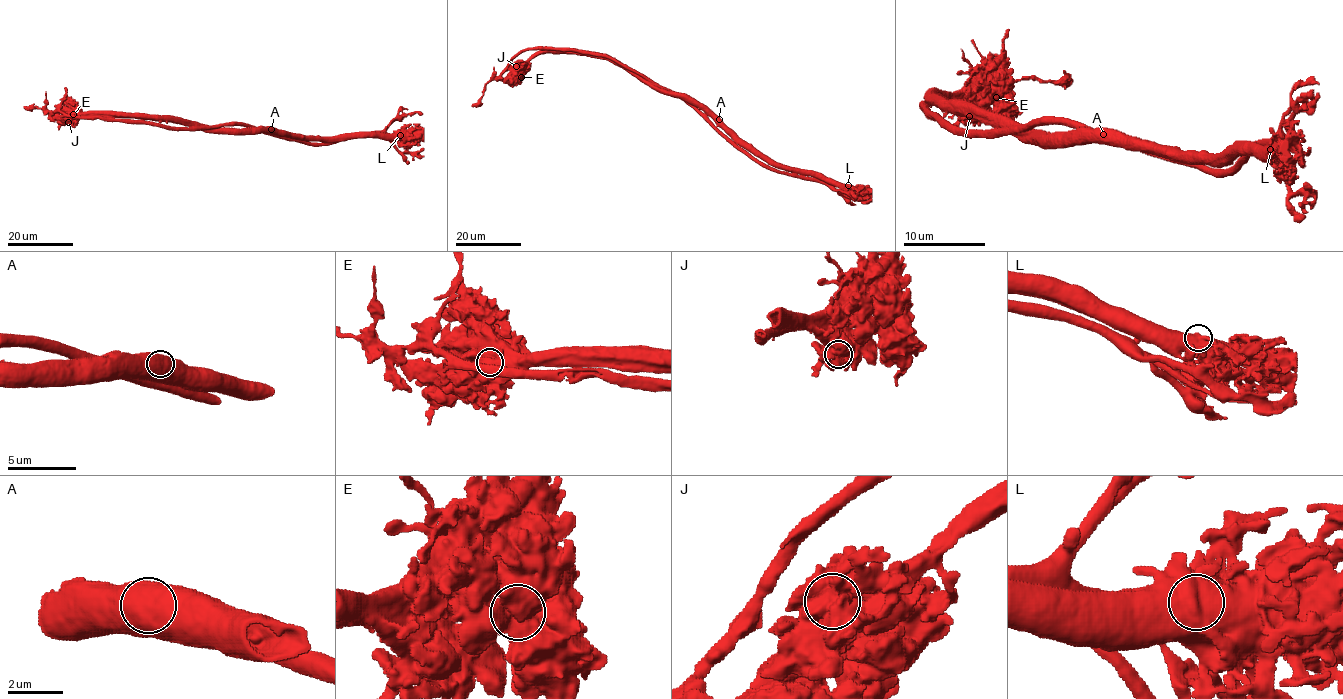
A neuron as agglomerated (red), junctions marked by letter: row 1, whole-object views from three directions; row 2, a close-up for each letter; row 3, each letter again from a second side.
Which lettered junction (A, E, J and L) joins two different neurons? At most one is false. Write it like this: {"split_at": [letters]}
{"split_at": ["L"]}

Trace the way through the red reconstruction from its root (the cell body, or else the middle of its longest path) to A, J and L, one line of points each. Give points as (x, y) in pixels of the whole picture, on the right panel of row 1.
A: (1043, 140), (1096, 140), (1103, 134)
J: (1043, 140), (1025, 138), (984, 118), (957, 114), (932, 99), (951, 99), (969, 116)
L: (1043, 140), (1142, 140), (1156, 149), (1191, 155), (1263, 155), (1271, 149)

